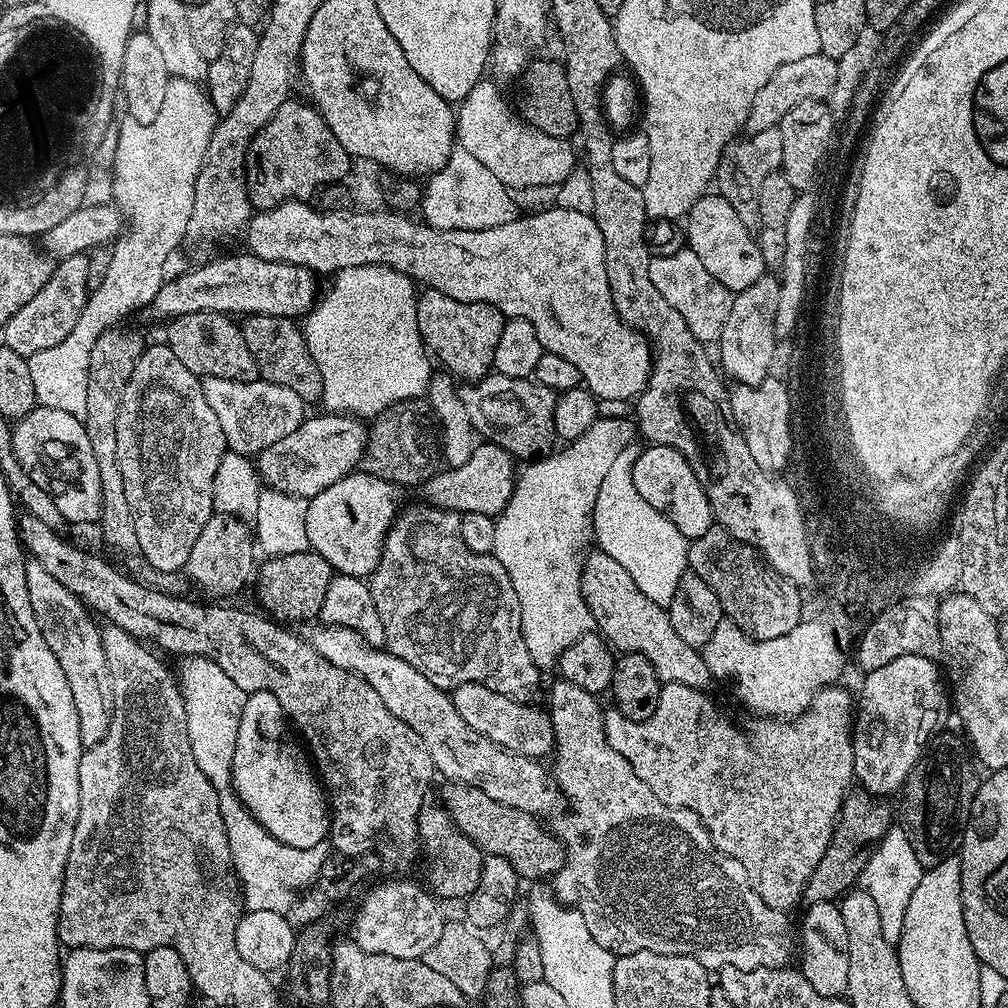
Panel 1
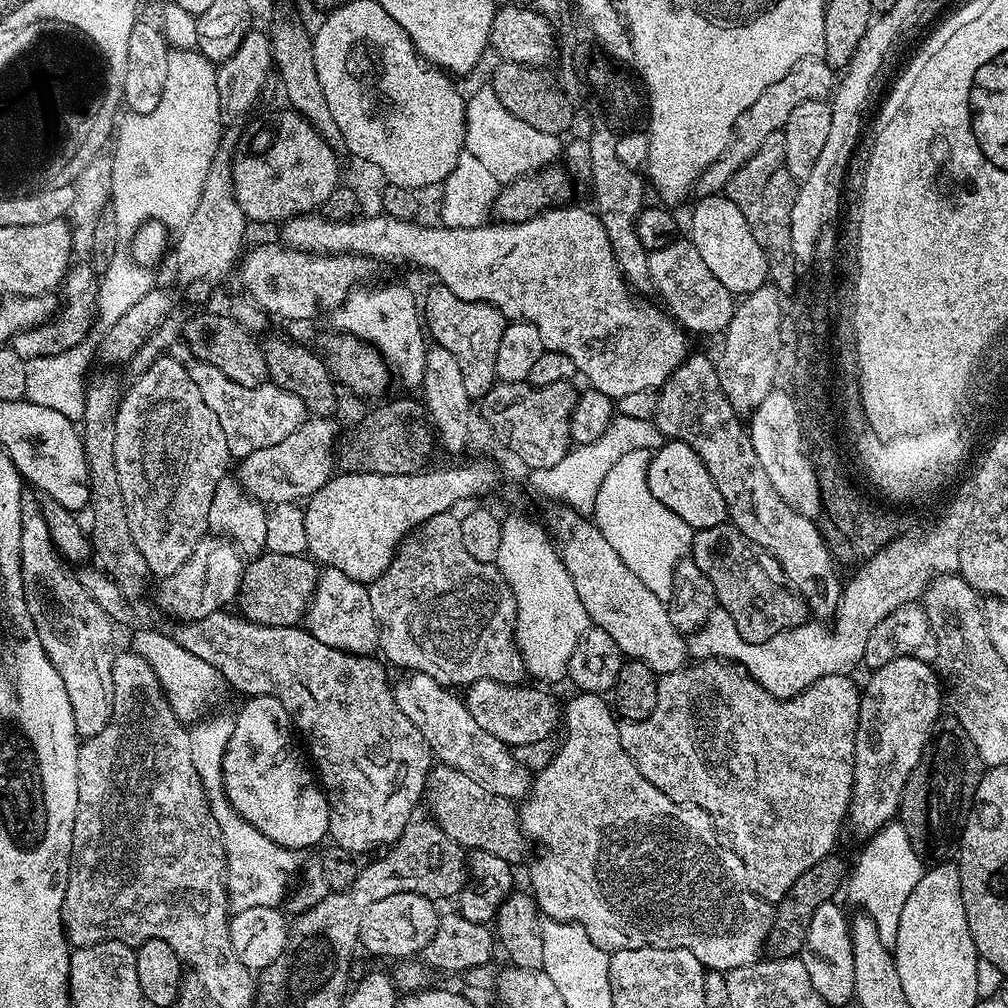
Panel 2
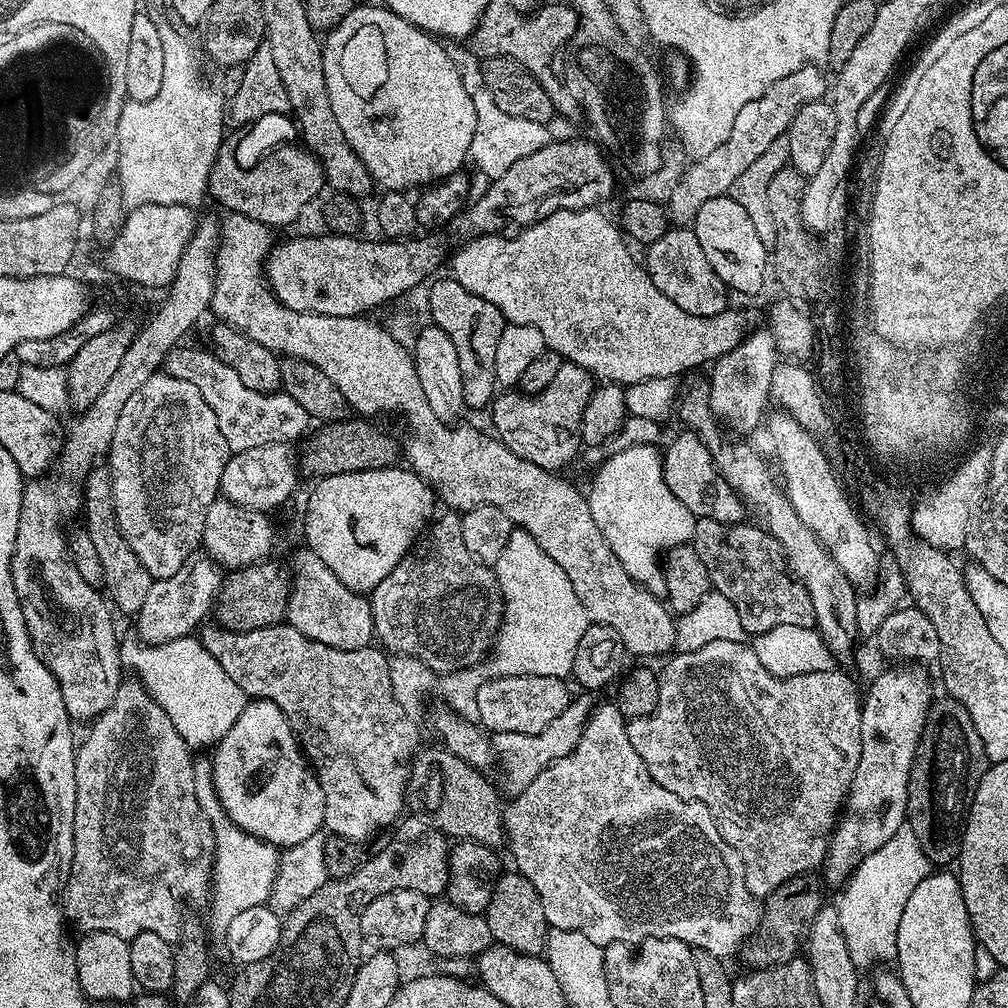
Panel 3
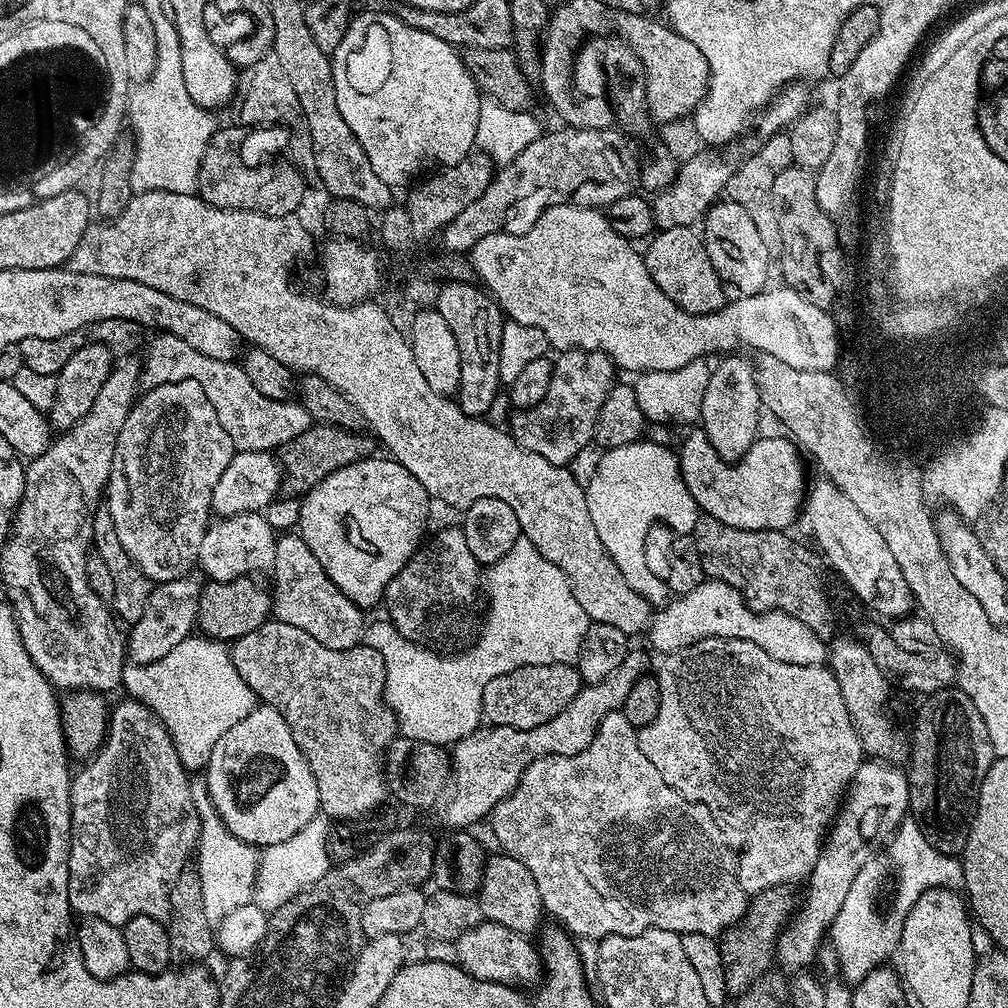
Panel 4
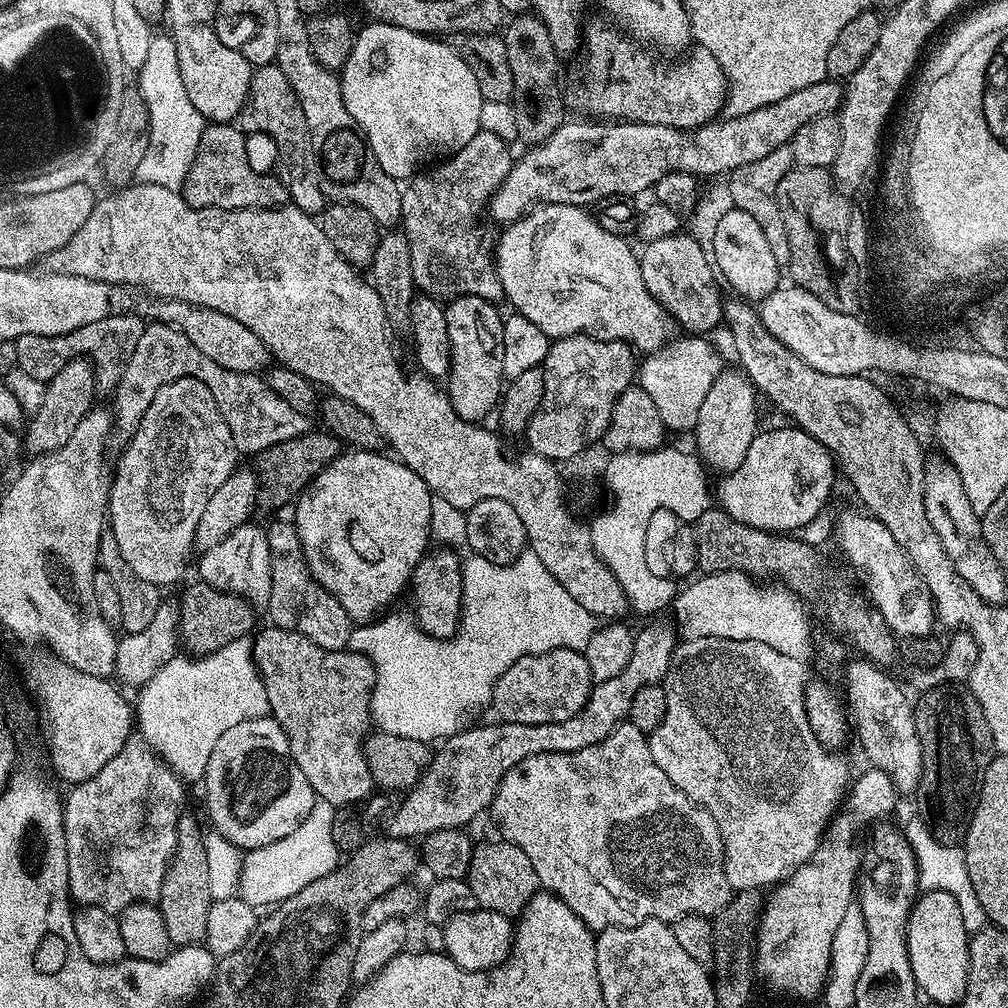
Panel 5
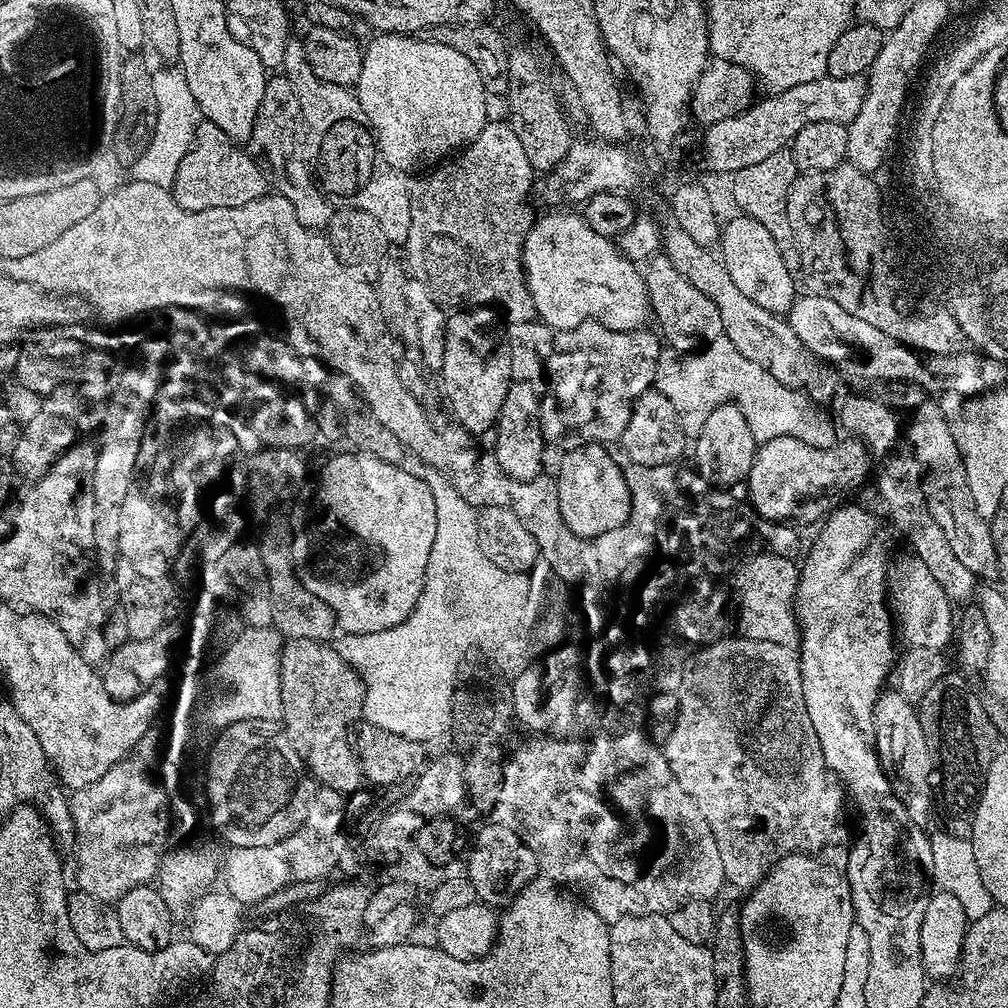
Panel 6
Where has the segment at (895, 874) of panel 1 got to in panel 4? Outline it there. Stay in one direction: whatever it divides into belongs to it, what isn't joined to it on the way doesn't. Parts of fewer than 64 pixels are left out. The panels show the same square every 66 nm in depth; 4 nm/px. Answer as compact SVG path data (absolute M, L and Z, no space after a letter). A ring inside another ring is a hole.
M911 814L904 817L888 848L888 860L896 871L896 897L892 900L892 908L897 914L909 912L918 902L920 893L925 888L951 888L960 890L964 887L964 865L959 859L947 856L947 851L934 850L928 839L920 832L916 819ZM869 862L858 870L858 878L850 885L846 898L842 901L842 910L838 910L838 918L834 918L830 929L830 946L836 952L836 966L839 979L849 986L855 986L870 974L870 970L881 967L888 955L893 955L898 944L898 932L888 925L888 920L876 909L876 899L880 896L880 883L884 880L884 872Z

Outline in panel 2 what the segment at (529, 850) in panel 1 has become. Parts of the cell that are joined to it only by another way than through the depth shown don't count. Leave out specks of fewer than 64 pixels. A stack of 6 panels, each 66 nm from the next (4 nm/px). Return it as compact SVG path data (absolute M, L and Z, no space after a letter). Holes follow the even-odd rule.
M442 763L429 770L424 790L436 824L442 826L442 830L446 830L446 834L450 834L450 838L458 842L461 848L498 854L498 858L513 866L523 862L524 855L530 849L530 841L524 835L520 814L513 801L490 794L490 790L486 790L482 782L474 782L470 774L462 774L462 770L454 770L454 766Z

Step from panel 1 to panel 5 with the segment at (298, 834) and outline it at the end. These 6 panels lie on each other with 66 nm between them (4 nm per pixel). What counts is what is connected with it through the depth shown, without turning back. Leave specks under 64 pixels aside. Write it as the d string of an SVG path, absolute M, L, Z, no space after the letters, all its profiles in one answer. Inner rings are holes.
M271 715L238 722L238 726L230 726L230 730L226 730L216 739L202 787L204 800L208 803L208 816L212 819L211 827L221 832L231 844L241 850L270 846L270 842L286 838L286 834L302 826L302 818L310 814L314 802L318 799L306 774L298 770L298 762L294 762L290 754L290 742L286 742L282 726L272 719Z

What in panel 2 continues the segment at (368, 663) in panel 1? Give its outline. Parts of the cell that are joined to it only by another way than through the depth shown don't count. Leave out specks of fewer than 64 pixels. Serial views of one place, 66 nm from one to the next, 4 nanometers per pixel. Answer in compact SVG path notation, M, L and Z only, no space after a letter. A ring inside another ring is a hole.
M409 671L400 681L395 681L394 691L398 710L422 730L422 738L430 746L433 757L446 766L454 766L454 770L462 770L462 774L470 774L474 782L482 782L490 794L501 796L513 802L523 801L532 787L533 773L520 763L515 751L502 743L494 734L482 730L478 722L474 722L474 714L470 714L467 703L455 696L451 687L430 678L425 672Z

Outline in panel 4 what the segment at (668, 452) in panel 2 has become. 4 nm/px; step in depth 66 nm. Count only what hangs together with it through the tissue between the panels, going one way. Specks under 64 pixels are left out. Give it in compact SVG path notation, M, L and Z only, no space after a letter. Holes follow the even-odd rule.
M703 427L687 432L690 433L681 439L678 448L680 475L686 491L705 515L735 529L755 532L791 529L799 512L801 515L808 489L802 454L793 439L782 434L757 437L740 461L730 463L716 453Z

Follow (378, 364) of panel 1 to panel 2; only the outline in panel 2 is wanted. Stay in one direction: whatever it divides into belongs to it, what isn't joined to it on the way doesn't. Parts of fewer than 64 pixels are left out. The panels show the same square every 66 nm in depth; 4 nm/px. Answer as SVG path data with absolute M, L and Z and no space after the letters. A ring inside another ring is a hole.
M380 284L377 288L372 286L358 286L349 296L336 307L335 312L331 313L330 320L336 327L335 331L340 334L347 334L356 337L357 340L364 340L368 344L373 344L380 351L384 359L388 361L388 367L408 388L414 390L420 388L422 374L426 368L426 354L429 345L426 341L426 332L422 327L422 312L418 307L418 296L415 296L404 284Z

